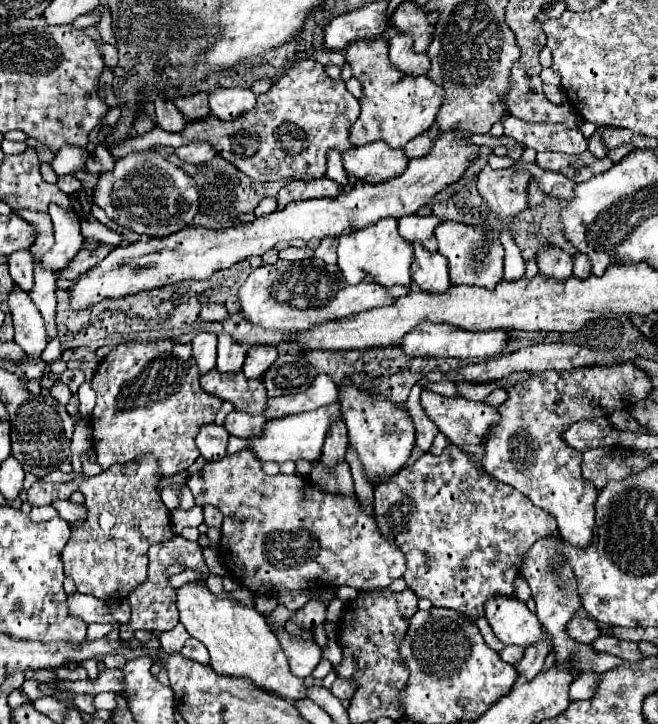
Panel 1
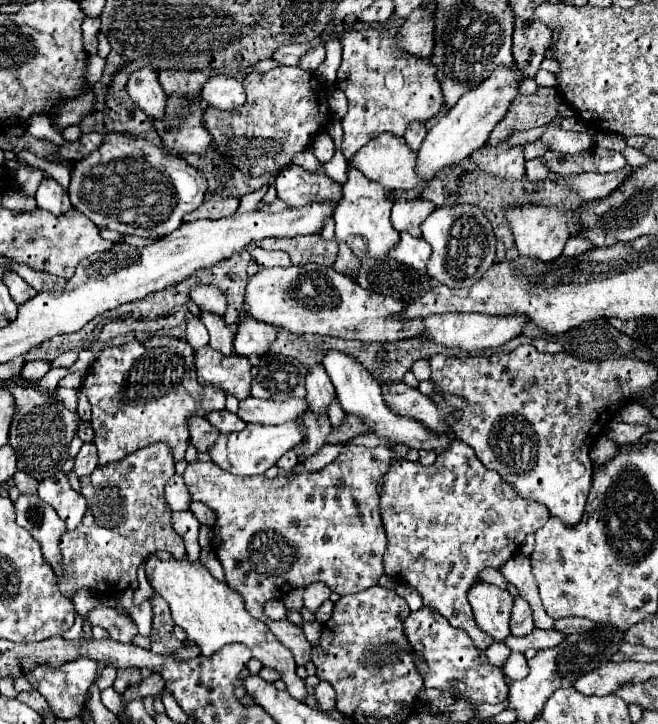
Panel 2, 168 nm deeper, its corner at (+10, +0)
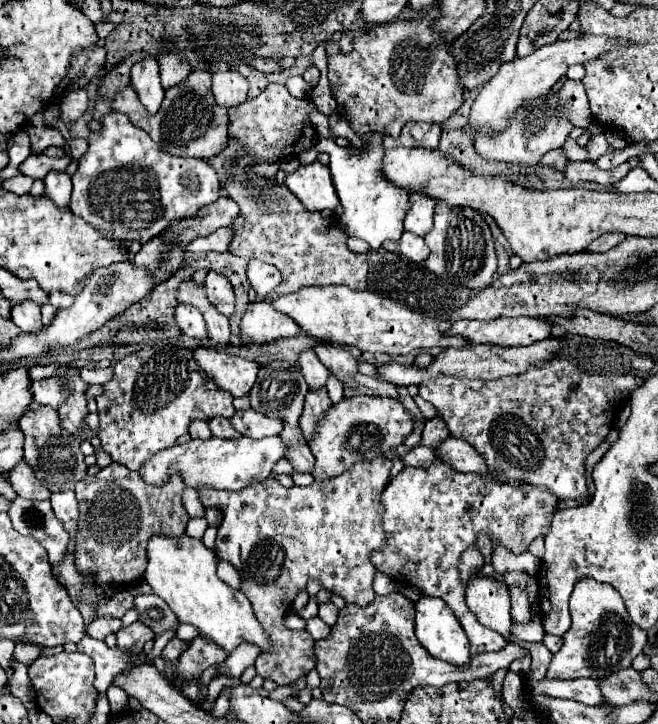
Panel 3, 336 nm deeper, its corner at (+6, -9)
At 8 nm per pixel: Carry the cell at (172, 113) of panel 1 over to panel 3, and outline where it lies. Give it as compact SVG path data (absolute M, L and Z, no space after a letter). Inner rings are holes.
M153 57L141 59L131 67L131 85L135 87L139 101L145 105L149 113L157 113L163 101L165 89L159 81L159 67Z

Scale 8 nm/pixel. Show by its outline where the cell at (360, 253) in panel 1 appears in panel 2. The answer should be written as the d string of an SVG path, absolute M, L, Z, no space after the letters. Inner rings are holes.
M347 168L347 182L341 186L343 188L343 198L339 200L337 210L333 212L335 220L335 240L347 242L353 236L361 236L367 242L367 256L373 260L385 260L389 256L389 250L399 242L399 232L391 226L389 212L391 212L391 202L385 202L385 188L377 186L375 182L369 182L359 170Z

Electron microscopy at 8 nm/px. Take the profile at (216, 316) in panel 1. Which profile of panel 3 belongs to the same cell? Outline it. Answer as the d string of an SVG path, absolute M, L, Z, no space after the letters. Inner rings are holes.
M209 271L207 279L205 279L205 287L207 287L207 297L215 305L215 309L219 313L231 317L235 299L233 299L233 287L231 287L229 279L217 271Z

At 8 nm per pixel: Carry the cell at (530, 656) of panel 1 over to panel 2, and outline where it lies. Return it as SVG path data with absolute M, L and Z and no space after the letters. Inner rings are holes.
M517 596L515 604L513 604L513 622L511 622L511 634L513 636L527 636L531 634L535 628L533 624L533 616L531 616L531 608L529 604Z

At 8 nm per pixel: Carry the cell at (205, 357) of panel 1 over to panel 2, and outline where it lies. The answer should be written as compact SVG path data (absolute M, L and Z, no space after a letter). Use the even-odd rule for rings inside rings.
M189 318L187 322L187 336L185 340L191 344L191 348L197 352L209 344L209 334L199 318Z

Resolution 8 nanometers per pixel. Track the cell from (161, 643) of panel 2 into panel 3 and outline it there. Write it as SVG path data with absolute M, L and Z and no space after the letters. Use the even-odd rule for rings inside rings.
M137 595L135 597L135 609L139 613L139 621L151 627L157 635L161 635L165 629L173 627L177 617L169 609L169 605L157 597L157 595Z

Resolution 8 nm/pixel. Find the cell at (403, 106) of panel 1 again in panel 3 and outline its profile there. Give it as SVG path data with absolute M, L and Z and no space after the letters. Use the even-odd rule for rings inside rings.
M433 5L419 19L373 25L355 41L355 49L349 55L335 49L337 41L327 39L327 77L337 101L337 113L349 121L357 135L379 131L397 137L409 121L443 125L463 105L465 89L459 83L451 43L445 43L441 33L433 31L437 15L439 7Z

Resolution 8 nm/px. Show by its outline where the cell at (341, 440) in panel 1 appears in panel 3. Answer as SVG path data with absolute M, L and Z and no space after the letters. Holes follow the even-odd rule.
M307 349L303 351L299 357L297 357L297 363L301 365L301 373L309 385L309 389L319 389L325 385L327 377L329 377L329 371L327 367L317 359L315 351L313 349Z

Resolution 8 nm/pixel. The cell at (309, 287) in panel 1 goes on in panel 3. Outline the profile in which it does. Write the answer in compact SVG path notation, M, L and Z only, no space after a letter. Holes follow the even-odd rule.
M327 285L327 287L303 287L301 291L271 301L273 307L289 315L303 331L311 337L329 341L345 347L359 347L371 353L407 355L415 349L429 347L469 347L471 343L463 337L447 335L447 319L419 315L405 305L393 303L375 295L371 291L355 291L347 285Z

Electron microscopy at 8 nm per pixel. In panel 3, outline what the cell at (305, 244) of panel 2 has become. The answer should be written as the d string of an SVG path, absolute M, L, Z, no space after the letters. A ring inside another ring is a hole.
M229 177L223 189L227 191L227 197L239 205L239 217L231 225L233 237L229 243L229 253L245 259L255 257L275 265L283 277L281 285L275 289L277 295L289 295L299 291L301 287L311 285L349 285L353 289L367 289L367 255L349 251L347 235L345 231L341 231L337 217L321 217L321 213L305 209L301 201L285 185L277 185L275 179L267 177L245 177L241 181Z

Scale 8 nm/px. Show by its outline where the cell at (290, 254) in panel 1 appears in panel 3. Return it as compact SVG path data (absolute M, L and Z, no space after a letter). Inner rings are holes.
M251 259L247 265L247 279L249 279L251 287L255 289L257 297L265 299L281 283L281 273L269 263L263 263L259 259Z

